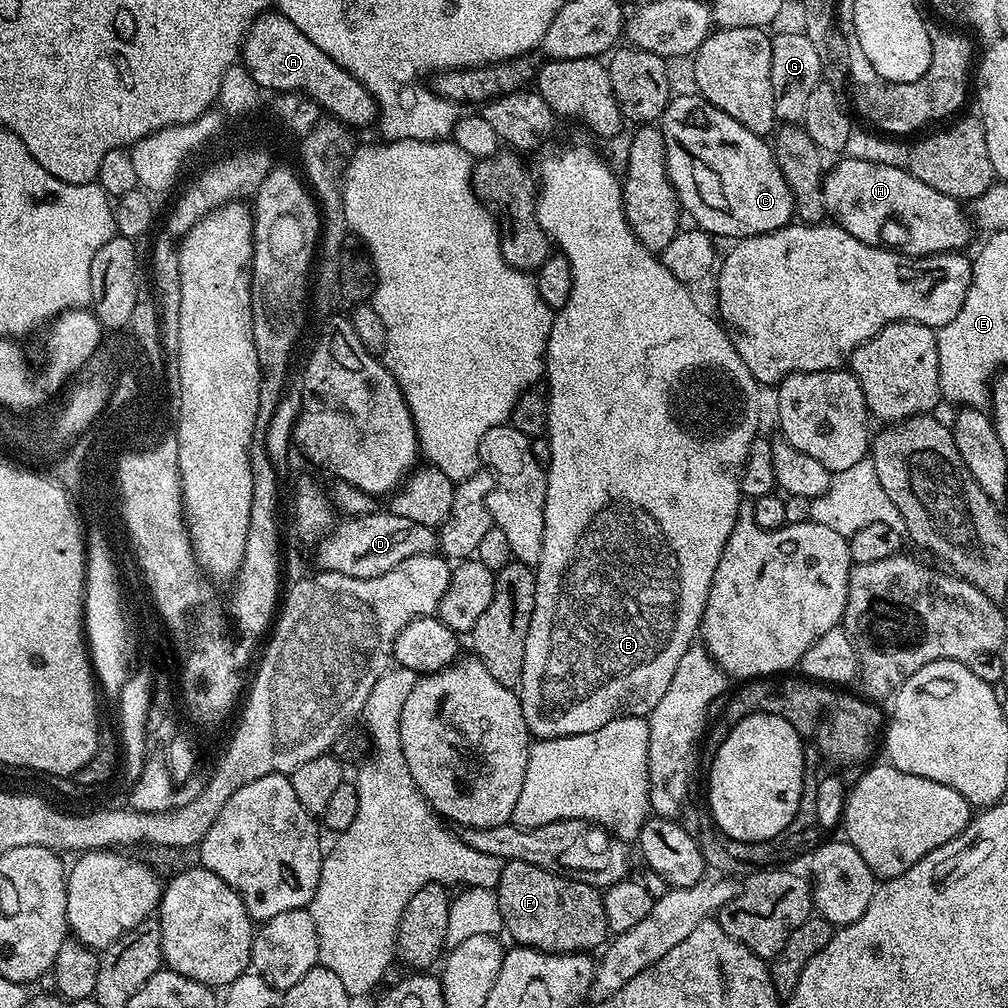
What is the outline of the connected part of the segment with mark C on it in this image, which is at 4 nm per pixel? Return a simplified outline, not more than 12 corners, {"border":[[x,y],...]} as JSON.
{"border":[[704,96],[658,124],[668,177],[713,238],[793,223],[765,137]]}

